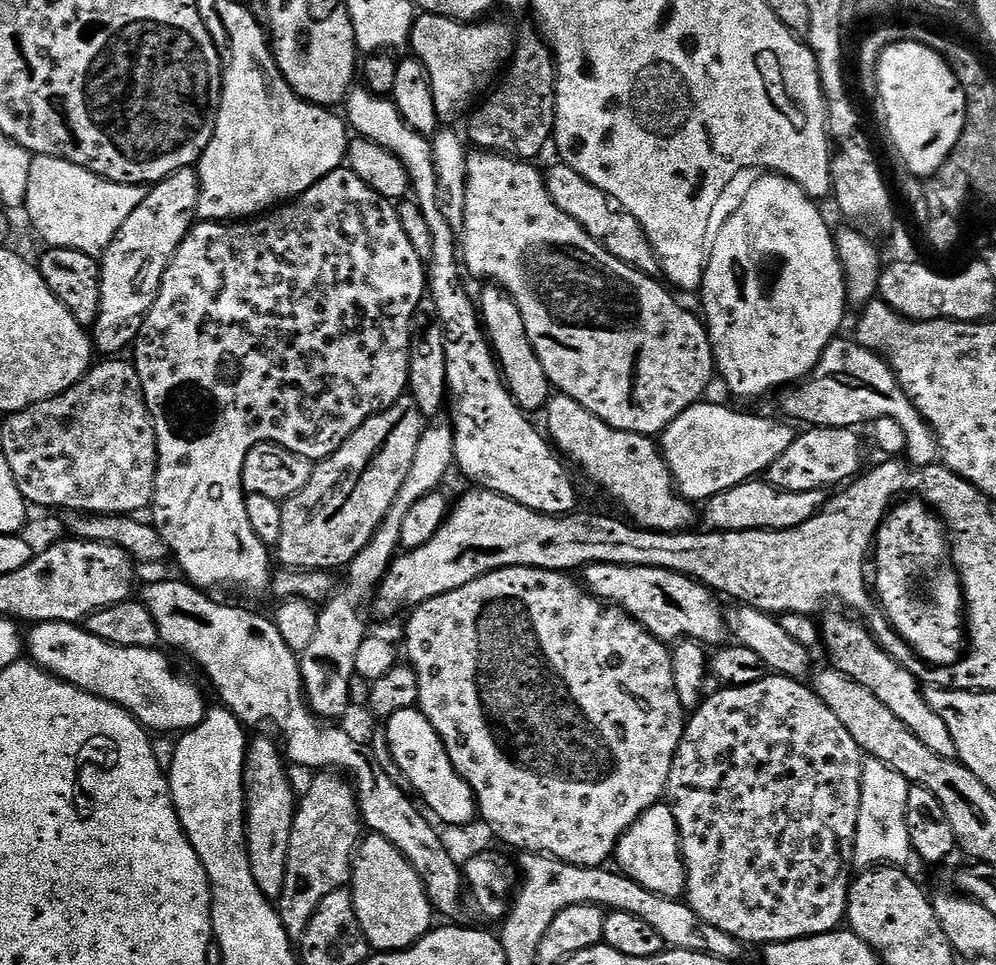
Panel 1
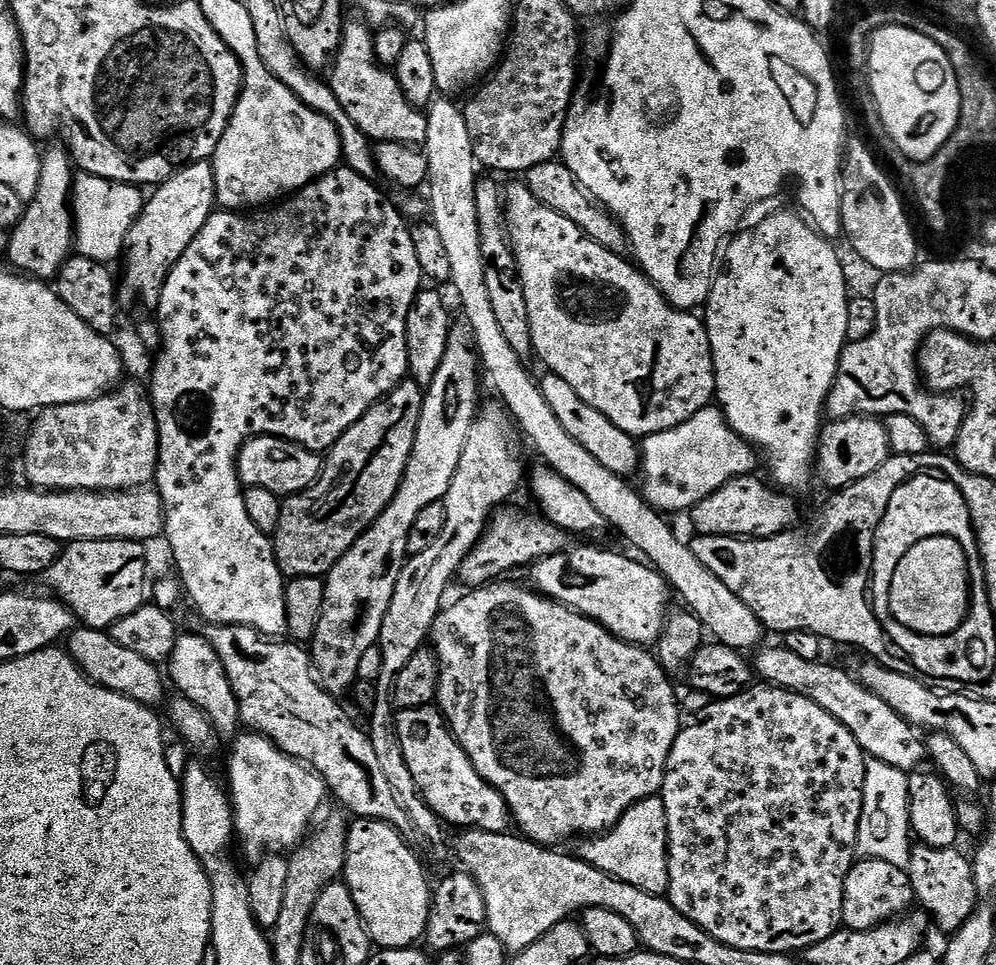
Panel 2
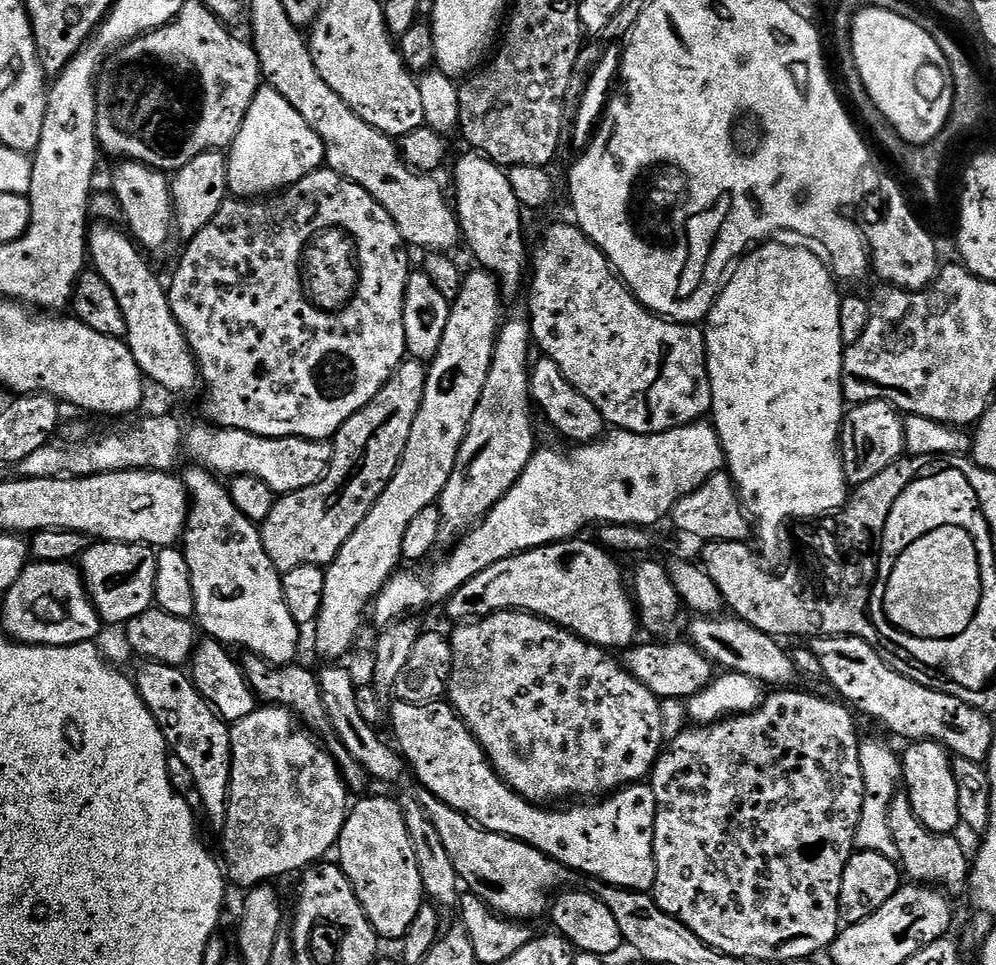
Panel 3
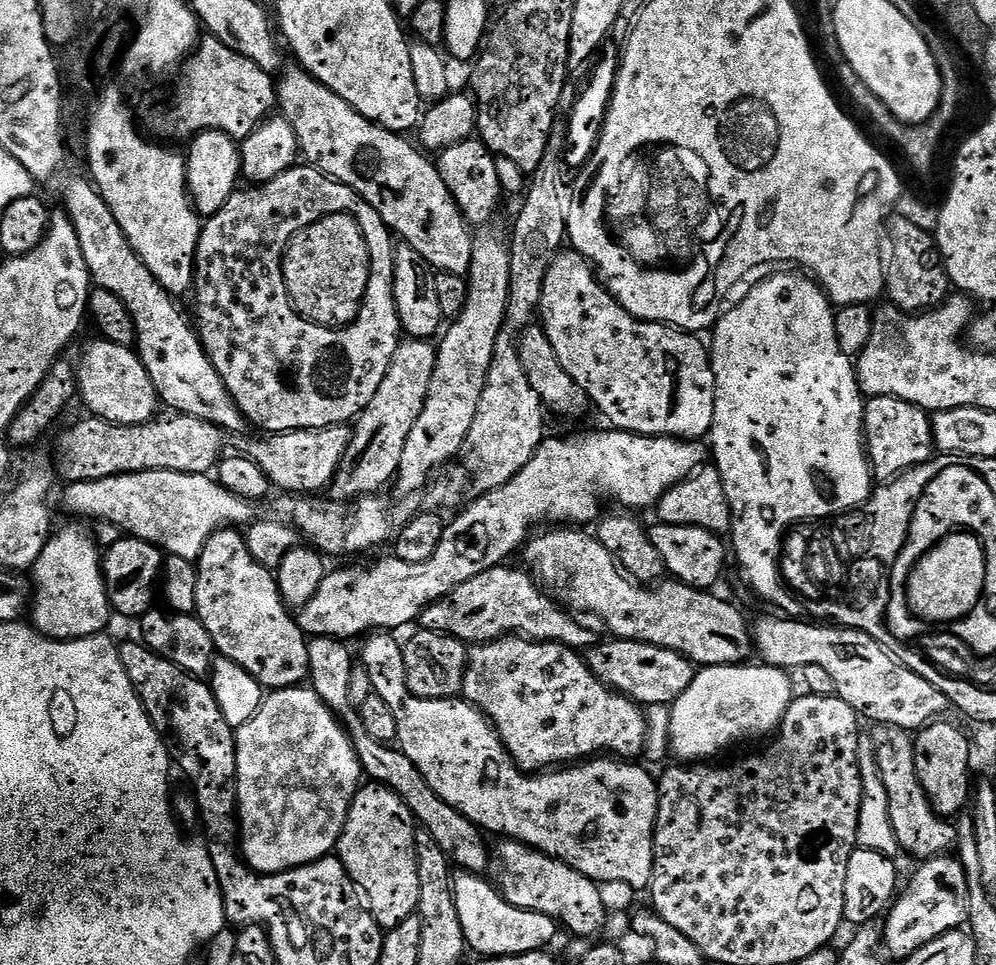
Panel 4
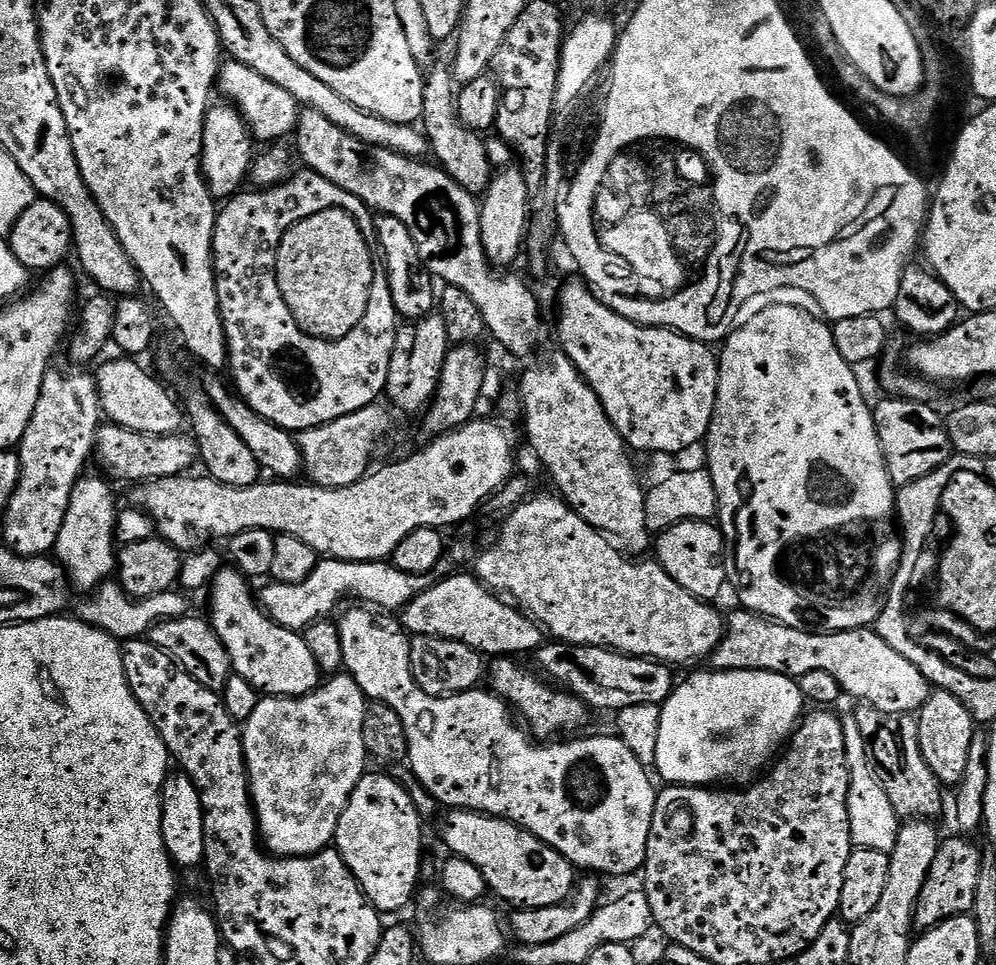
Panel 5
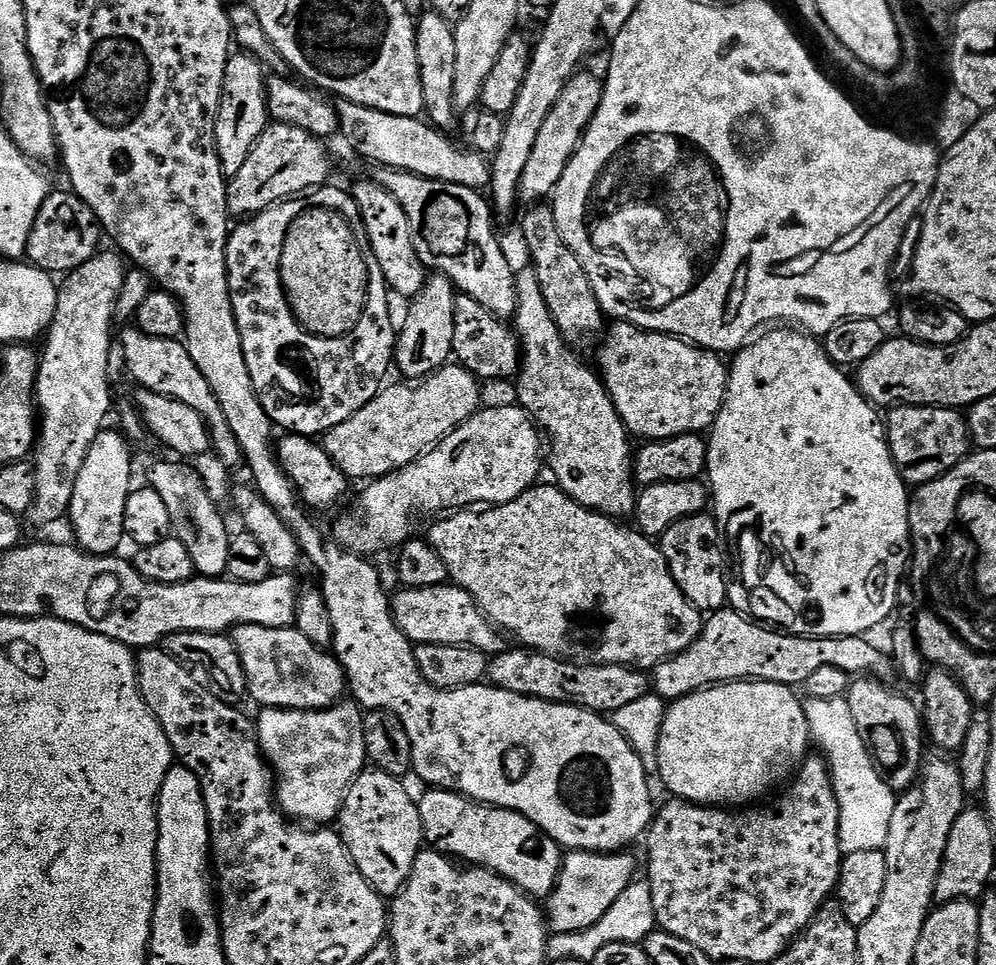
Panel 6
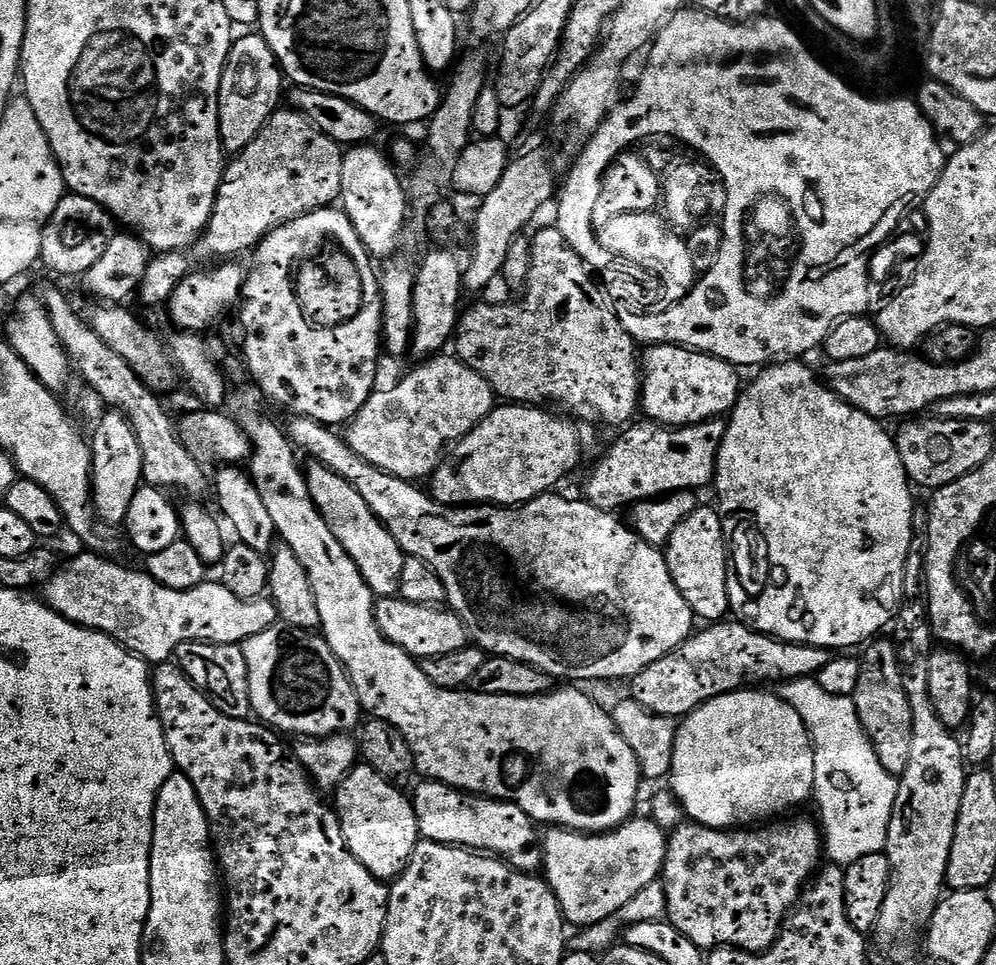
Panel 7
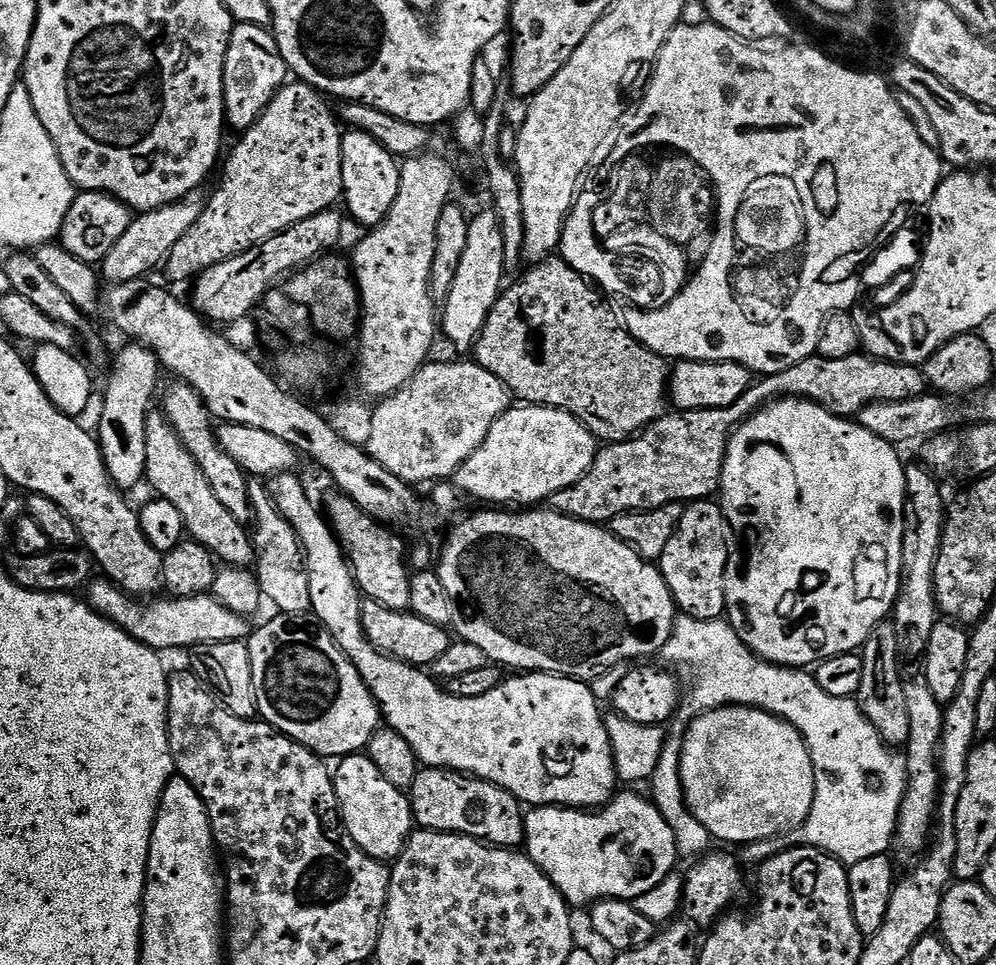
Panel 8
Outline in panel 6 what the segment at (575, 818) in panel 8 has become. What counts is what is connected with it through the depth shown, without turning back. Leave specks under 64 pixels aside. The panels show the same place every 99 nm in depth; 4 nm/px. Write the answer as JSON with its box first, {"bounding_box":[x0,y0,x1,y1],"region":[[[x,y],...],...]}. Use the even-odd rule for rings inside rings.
{"bounding_box":[546,850,637,933],"region":[[[628,850],[611,854],[569,851],[556,889],[546,900],[549,929],[553,933],[581,932],[594,926],[594,922],[598,922],[598,918],[602,918],[602,914],[618,902],[618,896],[637,879],[636,860],[632,854]]]}

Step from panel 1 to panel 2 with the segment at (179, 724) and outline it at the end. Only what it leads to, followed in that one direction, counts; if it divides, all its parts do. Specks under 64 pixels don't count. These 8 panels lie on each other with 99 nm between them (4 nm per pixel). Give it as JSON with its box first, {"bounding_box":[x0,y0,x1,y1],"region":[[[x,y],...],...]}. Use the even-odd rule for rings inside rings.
{"bounding_box":[66,627,166,706],"region":[[[77,627],[67,637],[66,651],[93,684],[101,684],[104,688],[129,696],[139,704],[157,706],[156,704],[165,703],[166,680],[161,669],[146,658],[142,658],[142,654],[134,654],[134,650],[126,650],[126,646],[118,646],[118,642],[114,642],[114,638],[107,631],[99,628]]]}

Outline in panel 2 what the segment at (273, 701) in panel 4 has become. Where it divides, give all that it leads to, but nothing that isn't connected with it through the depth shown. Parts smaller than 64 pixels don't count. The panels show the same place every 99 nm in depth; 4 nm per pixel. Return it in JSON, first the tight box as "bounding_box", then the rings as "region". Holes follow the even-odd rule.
{"bounding_box":[227,730,330,862],"region":[[[248,730],[243,734],[231,741],[232,757],[228,760],[227,783],[230,785],[238,848],[249,856],[249,861],[255,862],[264,859],[273,850],[295,848],[321,815],[320,807],[324,799],[329,799],[330,793],[323,776],[303,760],[286,755],[273,740],[259,732]]]}

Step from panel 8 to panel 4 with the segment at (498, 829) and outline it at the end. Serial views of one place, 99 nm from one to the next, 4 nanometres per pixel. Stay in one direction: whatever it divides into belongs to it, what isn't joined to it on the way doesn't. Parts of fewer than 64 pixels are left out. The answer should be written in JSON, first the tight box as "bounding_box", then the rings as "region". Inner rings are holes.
{"bounding_box":[494,838,610,936],"region":[[[507,838],[494,848],[494,864],[500,867],[498,891],[506,902],[534,914],[546,914],[561,929],[576,936],[592,936],[607,925],[610,908],[604,905],[601,885],[578,870],[539,852],[520,840]]]}

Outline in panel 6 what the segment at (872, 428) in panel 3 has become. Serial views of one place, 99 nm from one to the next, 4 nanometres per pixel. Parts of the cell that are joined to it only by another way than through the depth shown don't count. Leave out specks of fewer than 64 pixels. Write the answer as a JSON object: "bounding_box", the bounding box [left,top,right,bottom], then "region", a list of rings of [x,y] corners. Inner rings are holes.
{"bounding_box":[886,408,970,486],"region":[[[893,408],[886,416],[886,431],[896,468],[909,486],[926,484],[946,475],[970,452],[968,421],[963,411],[954,408]]]}

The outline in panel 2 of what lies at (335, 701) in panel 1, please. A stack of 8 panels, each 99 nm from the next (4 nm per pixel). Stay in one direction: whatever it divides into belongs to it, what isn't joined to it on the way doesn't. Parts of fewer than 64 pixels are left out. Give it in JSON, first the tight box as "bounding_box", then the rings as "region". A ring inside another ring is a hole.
{"bounding_box":[310,323,482,697],"region":[[[453,323],[442,366],[438,366],[438,374],[426,385],[414,450],[394,498],[354,546],[342,554],[324,580],[322,614],[310,641],[310,655],[317,680],[334,697],[343,697],[343,692],[345,695],[351,689],[358,679],[362,654],[379,645],[382,618],[386,618],[386,610],[390,610],[398,574],[409,557],[410,526],[414,526],[414,518],[418,518],[426,506],[441,503],[450,488],[463,456],[467,432],[478,416],[480,380],[482,384],[472,330],[467,323]]]}

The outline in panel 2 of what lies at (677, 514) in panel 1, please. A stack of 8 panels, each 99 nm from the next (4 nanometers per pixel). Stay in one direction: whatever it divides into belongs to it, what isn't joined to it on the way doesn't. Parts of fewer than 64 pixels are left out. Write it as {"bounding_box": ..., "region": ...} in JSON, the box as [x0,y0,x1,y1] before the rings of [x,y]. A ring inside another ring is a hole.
{"bounding_box":[538,374,642,478],"region":[[[544,374],[544,377],[539,377],[538,383],[542,398],[546,398],[550,410],[554,410],[554,415],[558,422],[562,422],[566,434],[570,434],[570,438],[574,438],[578,446],[586,446],[586,450],[590,450],[590,454],[594,454],[594,458],[598,458],[598,462],[606,466],[606,470],[614,470],[614,474],[628,478],[632,471],[635,473],[639,469],[642,448],[637,437],[626,434],[626,430],[618,430],[618,426],[614,426],[614,422],[610,422],[606,414],[594,410],[590,402],[582,402],[582,398],[574,394],[574,389],[564,379]]]}

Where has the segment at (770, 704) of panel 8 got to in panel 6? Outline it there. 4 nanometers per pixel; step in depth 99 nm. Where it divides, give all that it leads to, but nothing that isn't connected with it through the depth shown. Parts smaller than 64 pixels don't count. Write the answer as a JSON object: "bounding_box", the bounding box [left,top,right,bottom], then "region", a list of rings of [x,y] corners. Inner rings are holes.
{"bounding_box":[806,699,897,853],"region":[[[847,699],[813,700],[806,704],[808,730],[811,739],[828,762],[832,771],[832,785],[838,798],[840,811],[841,853],[858,850],[882,850],[888,844],[890,822],[894,818],[897,793],[880,777],[870,758],[858,726],[854,726],[854,714]]]}

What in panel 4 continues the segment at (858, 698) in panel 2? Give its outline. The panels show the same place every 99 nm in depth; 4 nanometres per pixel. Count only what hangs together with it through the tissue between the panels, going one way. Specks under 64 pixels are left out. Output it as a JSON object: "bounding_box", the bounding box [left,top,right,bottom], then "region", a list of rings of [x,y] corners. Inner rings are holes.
{"bounding_box":[522,526,753,668],"region":[[[556,526],[536,534],[541,536],[533,535],[522,552],[525,560],[523,563],[530,569],[533,577],[538,578],[545,589],[560,588],[561,594],[568,596],[567,607],[573,613],[581,612],[576,613],[581,617],[593,616],[608,631],[609,637],[618,640],[637,640],[643,644],[668,648],[671,652],[685,656],[696,666],[713,668],[723,664],[742,664],[753,655],[750,624],[744,621],[743,614],[734,605],[727,604],[720,596],[712,596],[716,594],[711,591],[691,588],[679,582],[641,586],[625,575],[610,554],[610,550],[606,550],[606,546],[602,546],[595,535],[588,533],[587,536],[584,532],[587,531],[577,530],[572,526]]]}

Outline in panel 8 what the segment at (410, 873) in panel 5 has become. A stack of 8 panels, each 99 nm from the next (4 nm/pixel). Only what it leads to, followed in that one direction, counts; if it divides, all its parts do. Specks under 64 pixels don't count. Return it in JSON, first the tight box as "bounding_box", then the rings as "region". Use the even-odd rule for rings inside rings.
{"bounding_box":[336,754,414,862],"region":[[[367,754],[345,756],[337,764],[336,801],[340,803],[340,818],[348,836],[367,856],[381,862],[395,861],[414,831],[411,799],[382,778],[382,770],[370,762]]]}

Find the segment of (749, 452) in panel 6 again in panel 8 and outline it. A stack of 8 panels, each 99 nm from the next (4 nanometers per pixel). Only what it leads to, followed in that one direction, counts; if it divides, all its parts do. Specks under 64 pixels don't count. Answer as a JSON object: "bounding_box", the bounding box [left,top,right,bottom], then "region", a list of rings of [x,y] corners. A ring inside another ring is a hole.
{"bounding_box":[718,398,907,669],"region":[[[785,398],[773,400],[764,405],[759,412],[748,417],[733,432],[720,479],[718,503],[724,509],[731,535],[740,543],[740,561],[726,566],[726,619],[738,634],[740,641],[762,660],[779,664],[782,668],[807,669],[834,656],[855,653],[863,649],[879,624],[891,617],[900,589],[902,570],[902,546],[904,545],[904,503],[907,494],[907,474],[905,461],[900,461],[897,445],[870,434],[855,419],[835,416],[830,410],[818,406],[813,400]]]}

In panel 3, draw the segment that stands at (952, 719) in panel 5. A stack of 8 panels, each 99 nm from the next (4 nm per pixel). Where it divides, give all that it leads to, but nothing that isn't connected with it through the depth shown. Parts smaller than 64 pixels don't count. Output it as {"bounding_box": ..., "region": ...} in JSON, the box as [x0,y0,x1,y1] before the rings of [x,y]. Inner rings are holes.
{"bounding_box":[902,740,961,836],"region":[[[918,740],[907,745],[902,752],[902,784],[906,789],[908,801],[914,806],[914,814],[930,831],[943,836],[955,833],[961,827],[958,814],[958,782],[954,782],[954,770],[952,769],[953,757],[943,744],[936,740]]]}

